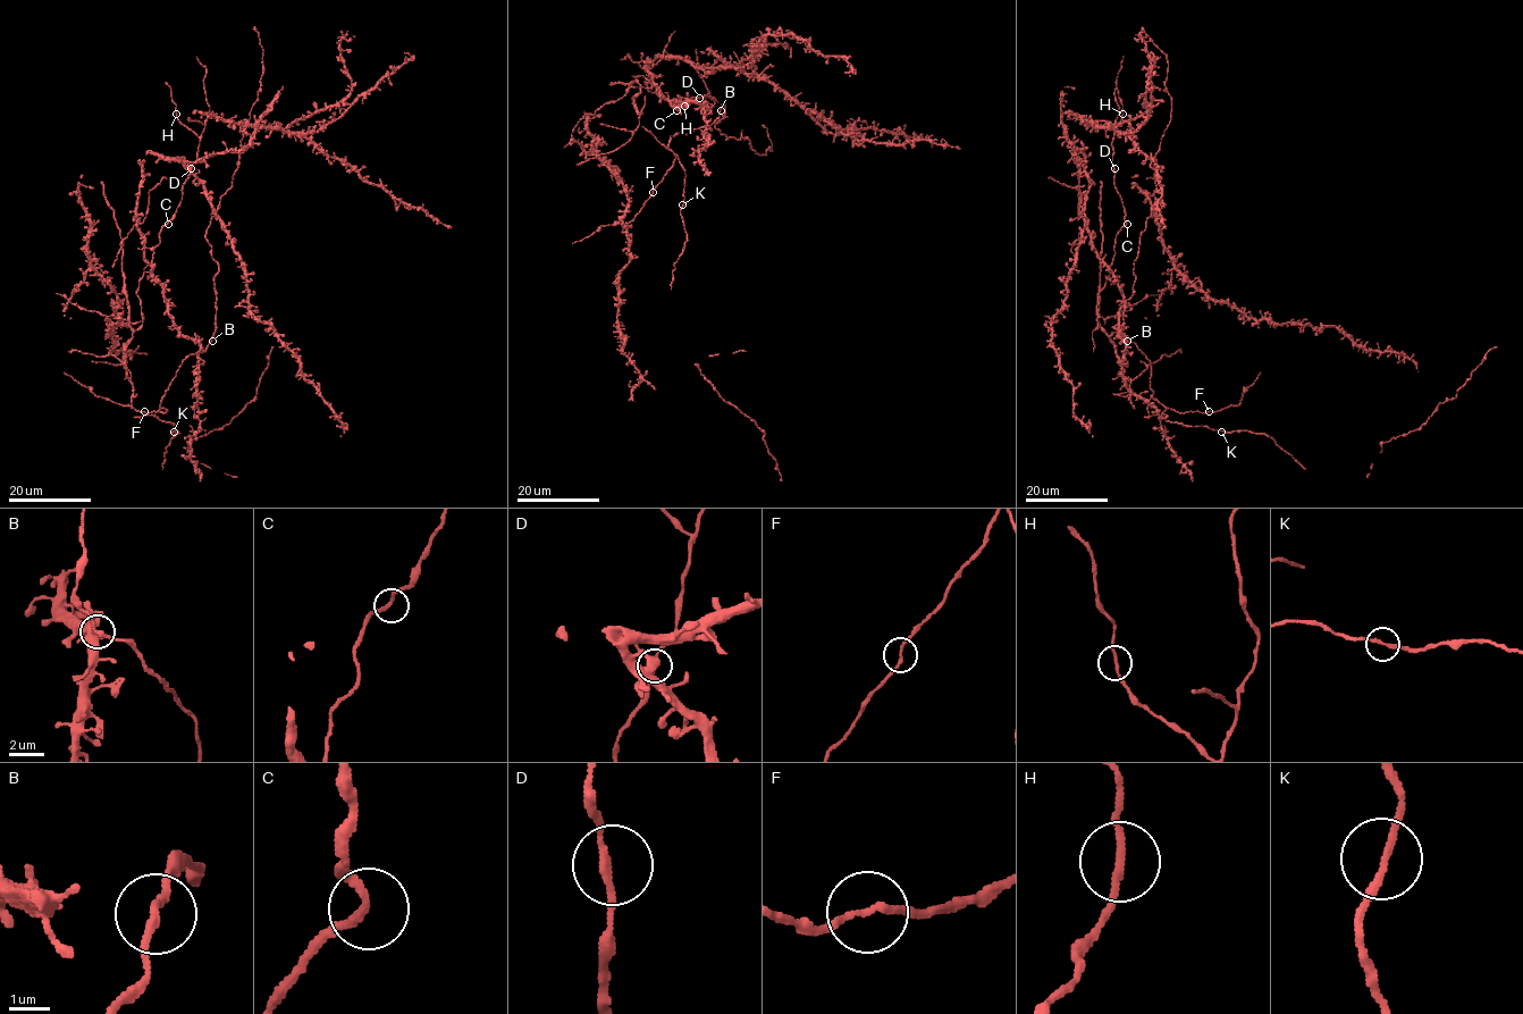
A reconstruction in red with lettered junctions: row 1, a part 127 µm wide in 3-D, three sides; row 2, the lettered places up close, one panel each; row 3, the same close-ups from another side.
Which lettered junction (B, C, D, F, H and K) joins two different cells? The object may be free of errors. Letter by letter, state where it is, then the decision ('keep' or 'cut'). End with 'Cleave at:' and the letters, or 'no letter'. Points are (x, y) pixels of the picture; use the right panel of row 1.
B: (1127, 341) | keep
C: (1127, 224) | keep
D: (1115, 168) | keep
F: (1209, 411) | keep
H: (1122, 114) | keep
K: (1221, 432) | keep
Cleave at: no letter

